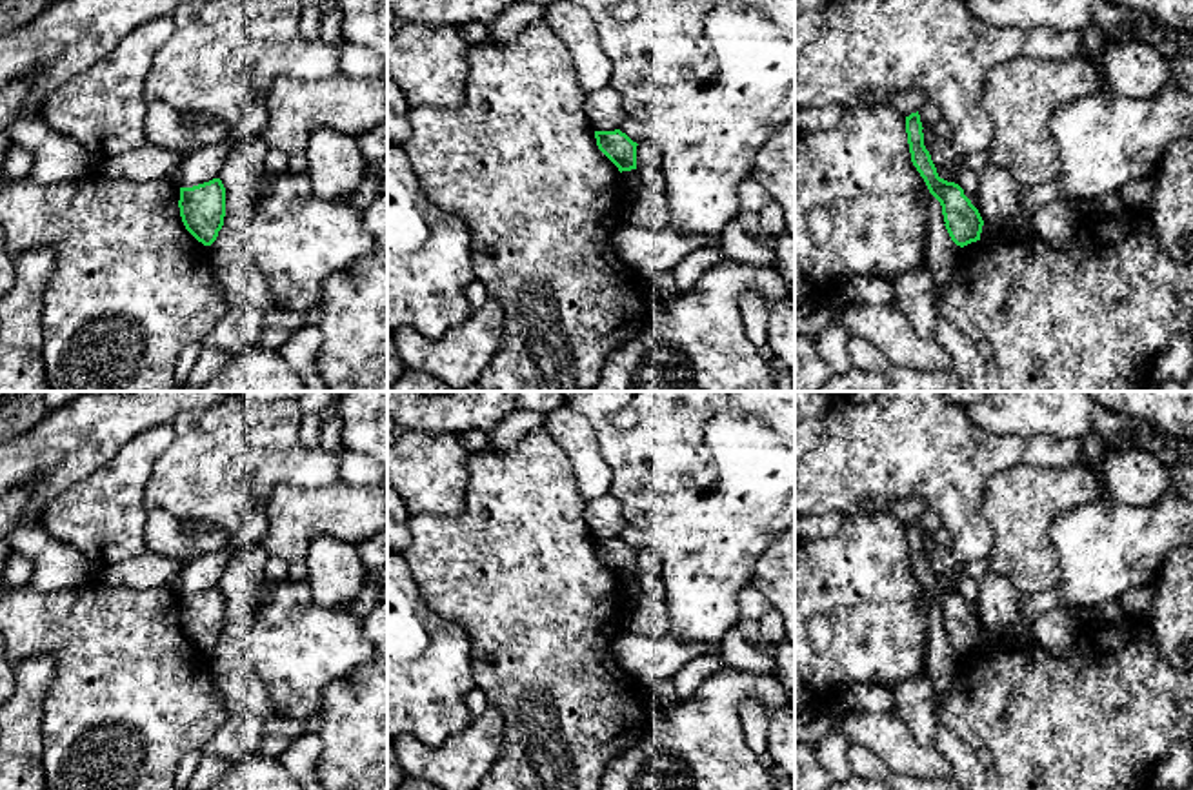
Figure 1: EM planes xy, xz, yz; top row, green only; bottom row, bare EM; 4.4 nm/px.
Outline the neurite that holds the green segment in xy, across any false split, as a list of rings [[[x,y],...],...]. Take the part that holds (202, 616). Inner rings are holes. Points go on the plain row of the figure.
[[[220,586],[180,595],[180,624],[185,637],[204,653],[211,653],[224,633],[226,595]]]

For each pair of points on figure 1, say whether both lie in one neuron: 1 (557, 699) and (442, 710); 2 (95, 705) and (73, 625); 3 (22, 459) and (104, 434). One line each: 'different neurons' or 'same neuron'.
1: different neurons
2: same neuron
3: same neuron

